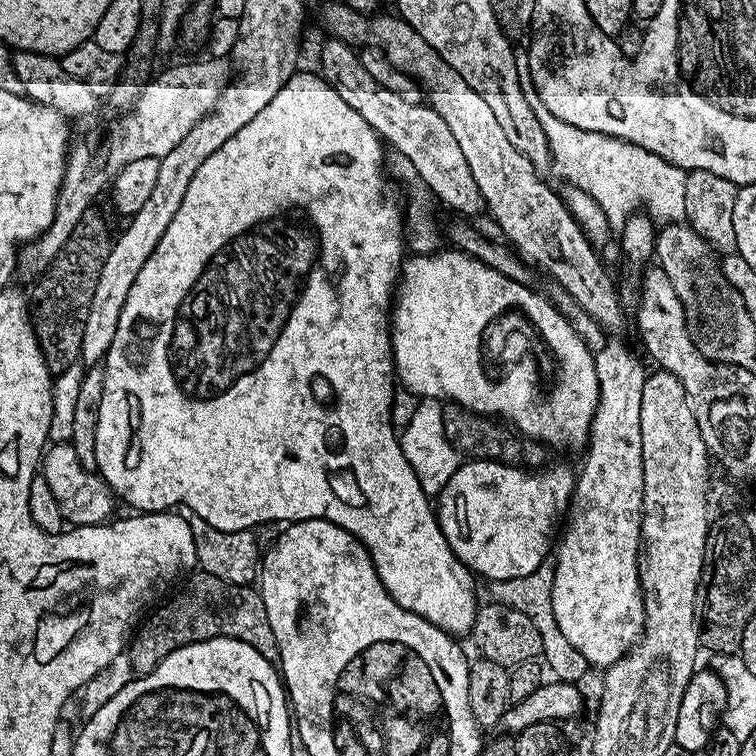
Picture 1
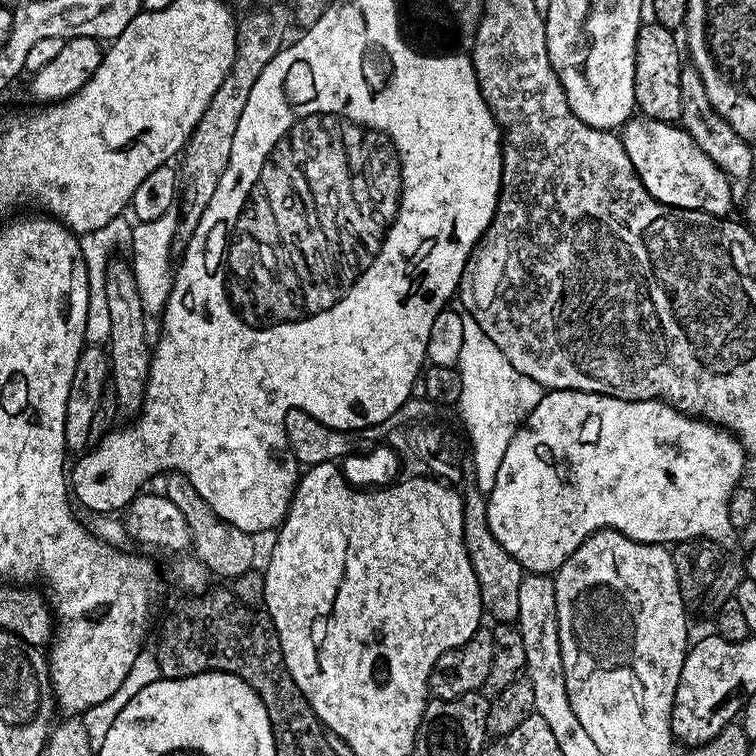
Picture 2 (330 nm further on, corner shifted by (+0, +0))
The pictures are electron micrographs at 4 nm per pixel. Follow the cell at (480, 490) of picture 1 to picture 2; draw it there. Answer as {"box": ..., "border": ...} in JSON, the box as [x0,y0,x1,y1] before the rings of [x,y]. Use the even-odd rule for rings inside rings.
{"box":[486,390,746,574],"border":[[[574,390],[545,391],[544,397],[534,406],[534,410],[520,425],[520,429],[510,438],[510,446],[506,446],[506,454],[502,458],[502,466],[498,466],[498,478],[494,478],[494,486],[486,493],[488,502],[488,525],[498,538],[502,550],[510,554],[528,574],[554,574],[564,565],[566,558],[586,542],[595,532],[603,528],[613,528],[638,542],[647,544],[663,544],[673,546],[679,540],[696,540],[705,536],[708,540],[724,540],[733,535],[728,503],[737,488],[741,487],[744,476],[744,460],[746,453],[743,446],[729,431],[717,427],[701,418],[693,418],[671,404],[658,400],[623,400],[613,396],[603,396],[597,392],[575,392]]]}

